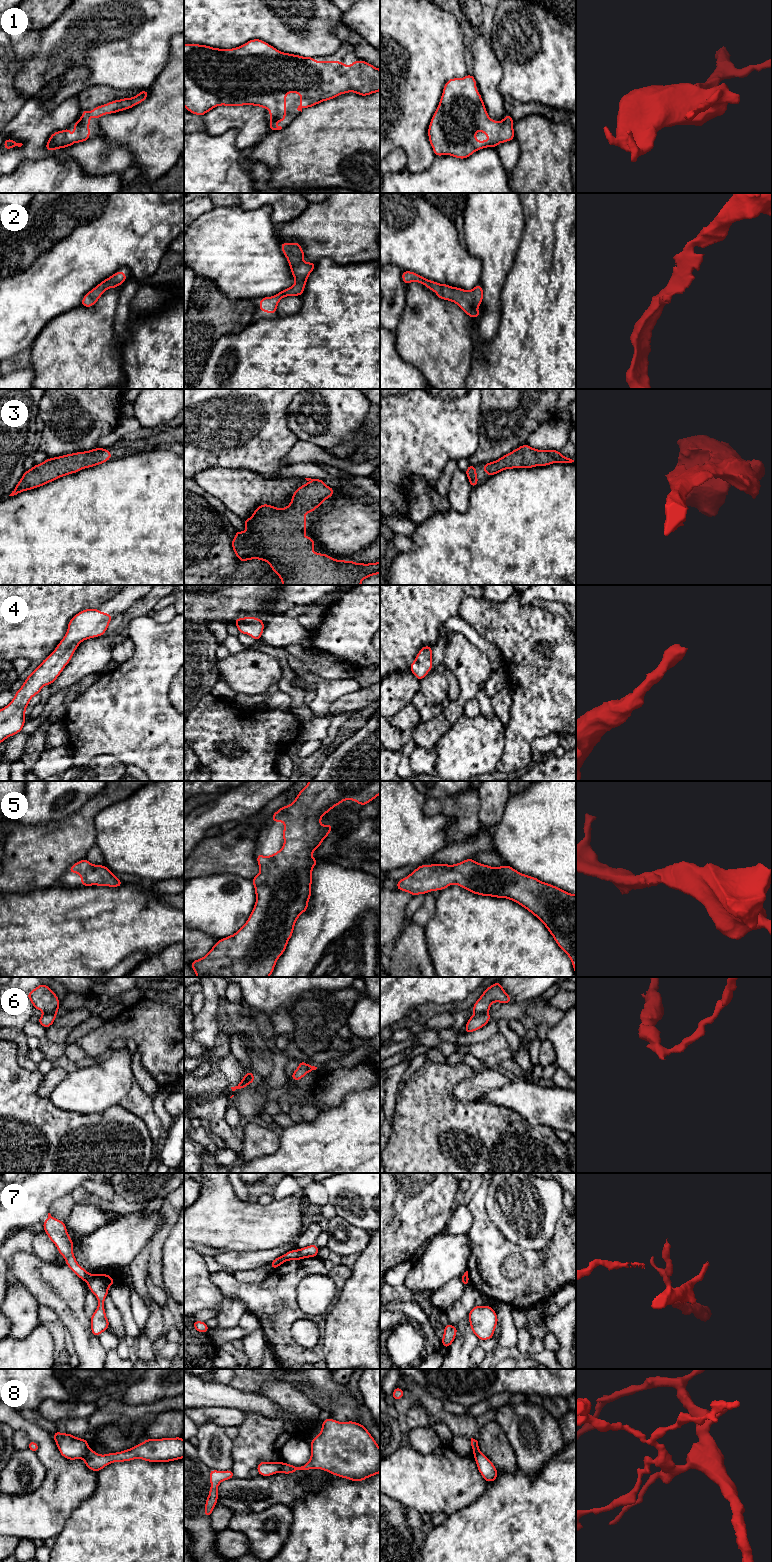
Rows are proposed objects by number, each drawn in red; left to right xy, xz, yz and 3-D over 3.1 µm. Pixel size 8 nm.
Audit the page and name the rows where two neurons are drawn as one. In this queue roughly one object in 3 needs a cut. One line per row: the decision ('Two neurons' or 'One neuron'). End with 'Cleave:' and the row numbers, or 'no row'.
1: One neuron
2: One neuron
3: One neuron
4: One neuron
5: One neuron
6: Two neurons
7: Two neurons
8: Two neurons
Cleave: 6, 7, 8

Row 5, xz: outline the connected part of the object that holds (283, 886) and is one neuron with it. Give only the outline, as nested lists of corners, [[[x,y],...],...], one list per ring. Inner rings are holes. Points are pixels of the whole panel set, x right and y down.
[[[309,781],[307,785],[298,793],[296,799],[288,806],[281,807],[278,811],[276,811],[271,820],[273,822],[284,822],[283,829],[283,848],[277,851],[275,854],[270,856],[263,856],[261,854],[257,854],[257,862],[260,867],[260,872],[251,879],[256,894],[256,903],[253,907],[252,913],[249,915],[248,920],[245,922],[244,926],[241,927],[235,934],[230,935],[226,938],[222,938],[218,940],[212,949],[200,959],[191,962],[191,967],[193,971],[196,973],[197,977],[269,977],[274,970],[277,960],[284,953],[289,939],[292,937],[294,926],[296,920],[299,916],[304,913],[308,909],[308,901],[311,898],[311,885],[312,885],[312,870],[314,866],[318,863],[319,860],[314,859],[311,854],[319,848],[323,840],[328,836],[330,832],[332,832],[332,824],[328,823],[326,826],[323,826],[320,821],[322,816],[332,810],[333,807],[338,806],[341,802],[345,800],[354,800],[356,803],[361,806],[366,805],[367,803],[374,800],[380,794],[380,781]]]

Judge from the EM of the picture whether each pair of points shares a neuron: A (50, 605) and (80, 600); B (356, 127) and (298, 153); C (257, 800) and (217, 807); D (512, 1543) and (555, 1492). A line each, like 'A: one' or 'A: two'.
A: one
B: one
C: one
D: one

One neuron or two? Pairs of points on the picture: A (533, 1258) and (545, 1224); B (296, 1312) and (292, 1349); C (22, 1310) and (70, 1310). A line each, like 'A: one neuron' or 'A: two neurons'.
A: two neurons
B: one neuron
C: two neurons

